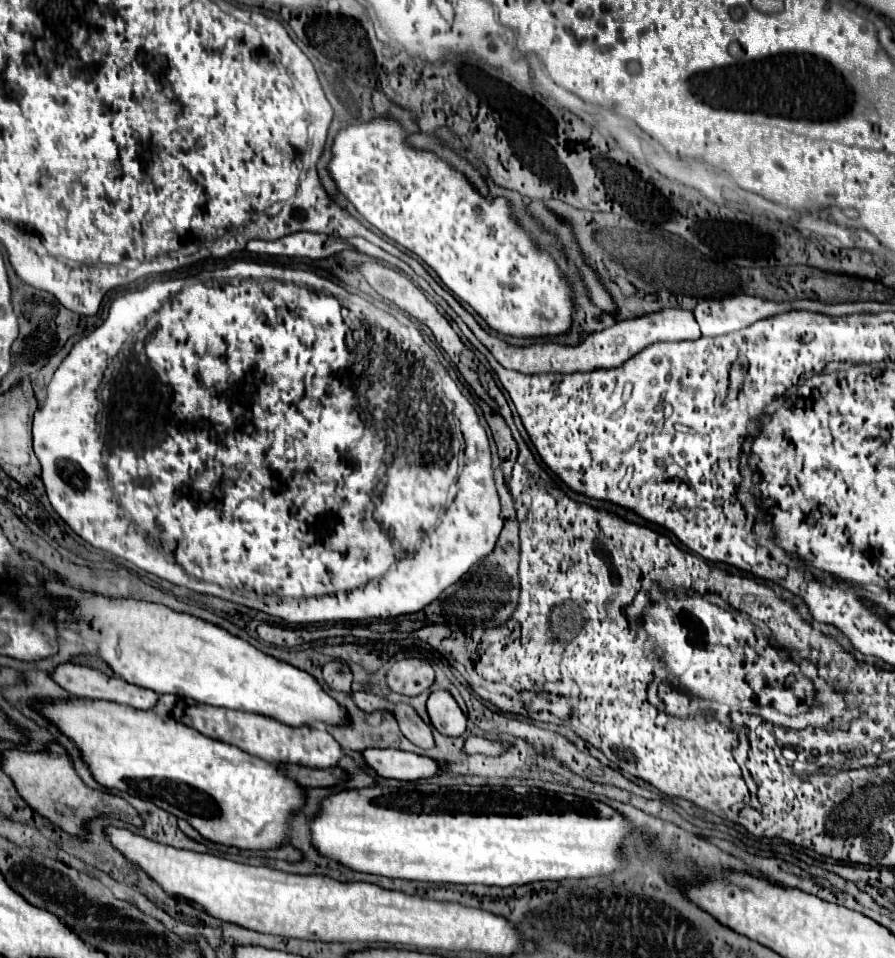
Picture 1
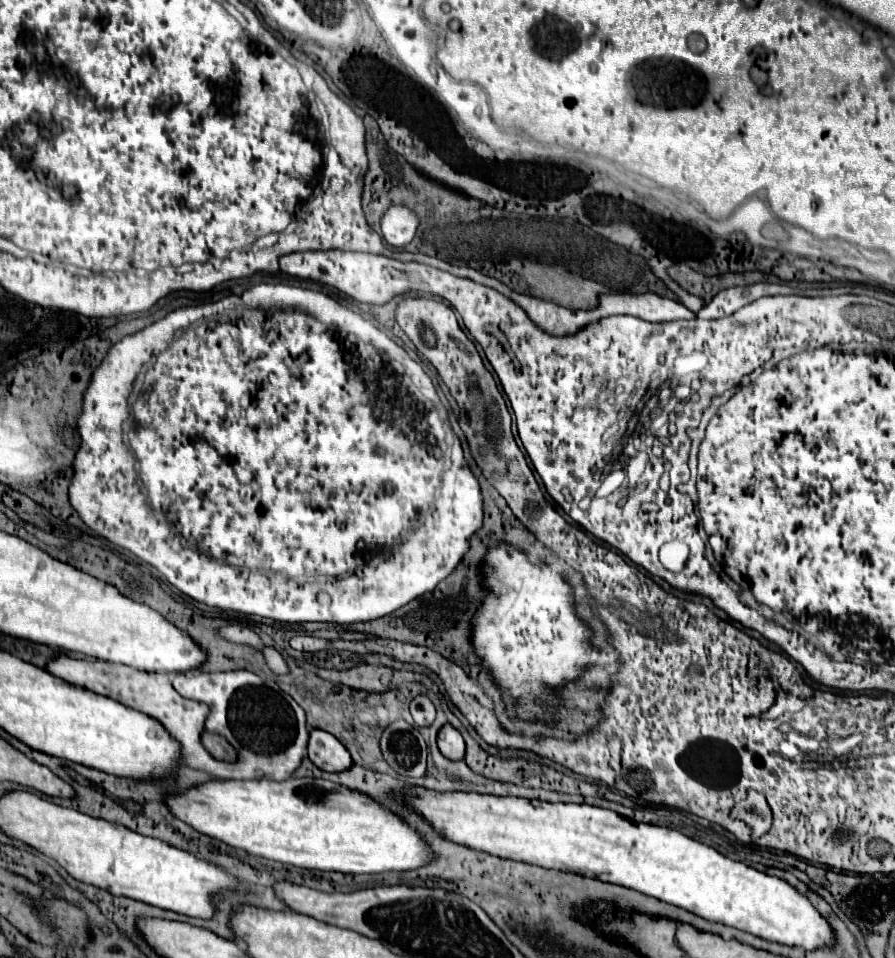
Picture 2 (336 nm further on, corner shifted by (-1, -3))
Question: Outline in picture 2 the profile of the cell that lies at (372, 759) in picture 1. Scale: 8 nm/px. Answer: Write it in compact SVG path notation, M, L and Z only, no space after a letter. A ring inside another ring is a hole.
M309 730L307 756L317 768L325 772L341 772L351 766L349 752L345 752L345 748L341 748L341 742L325 730Z

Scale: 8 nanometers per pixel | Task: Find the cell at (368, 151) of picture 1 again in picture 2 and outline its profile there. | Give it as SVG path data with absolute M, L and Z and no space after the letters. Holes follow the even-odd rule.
M391 206L383 220L381 220L381 230L383 230L383 238L397 248L407 246L417 230L417 216L413 212L409 212L409 208L405 206Z

